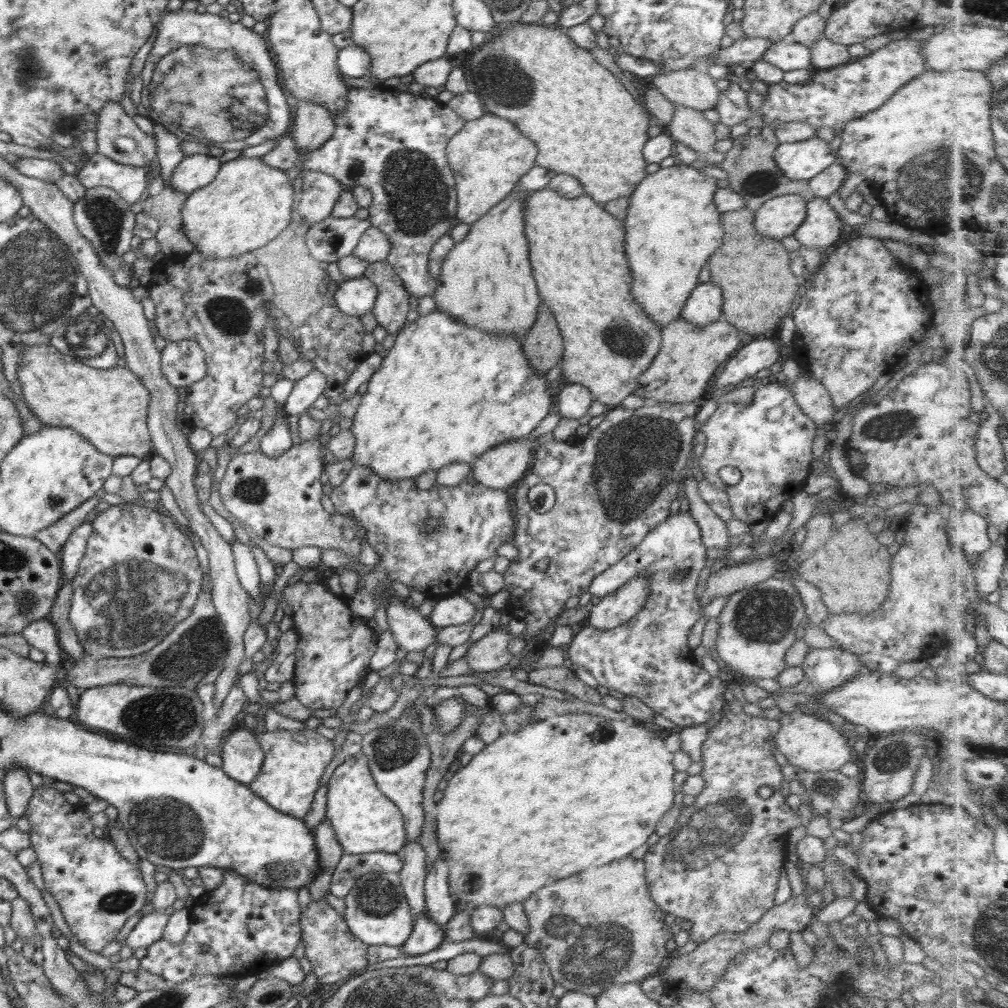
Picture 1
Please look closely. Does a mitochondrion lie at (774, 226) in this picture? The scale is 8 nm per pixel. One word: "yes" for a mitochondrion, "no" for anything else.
no

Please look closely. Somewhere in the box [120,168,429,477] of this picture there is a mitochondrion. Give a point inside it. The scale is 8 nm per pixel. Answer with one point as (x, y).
(230, 316)

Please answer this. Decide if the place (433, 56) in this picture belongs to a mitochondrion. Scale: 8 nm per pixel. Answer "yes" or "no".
no

